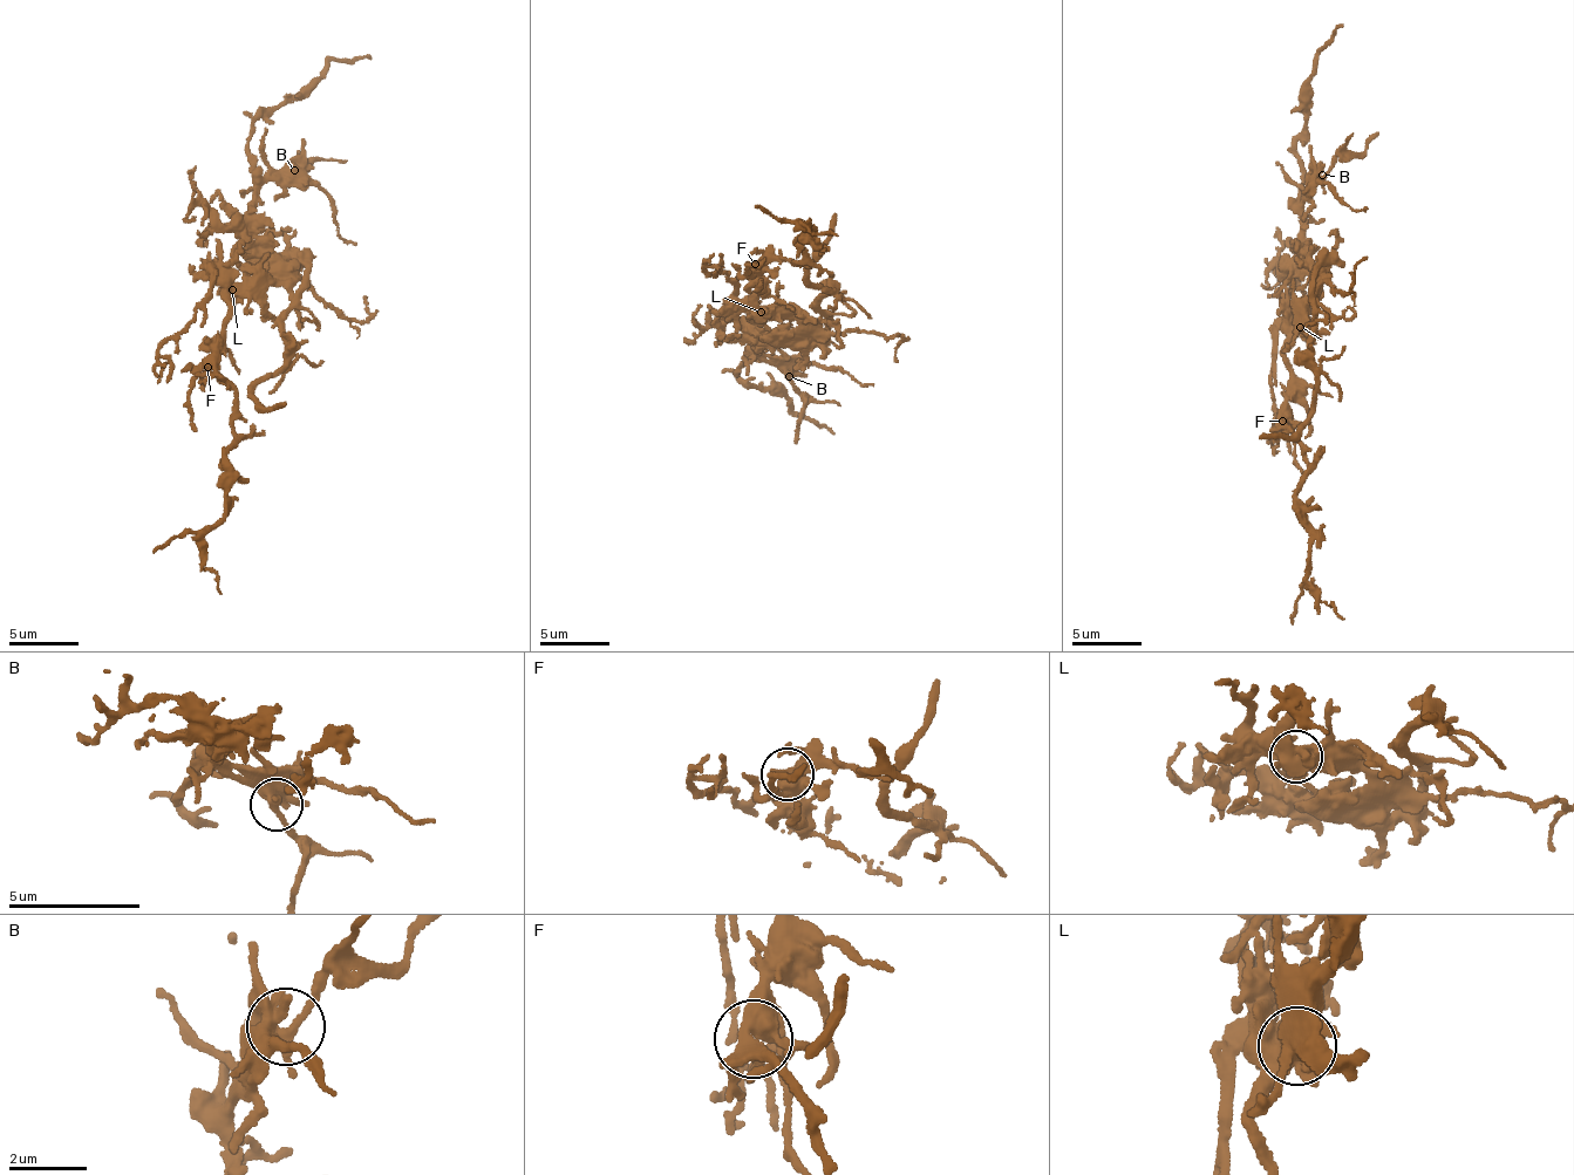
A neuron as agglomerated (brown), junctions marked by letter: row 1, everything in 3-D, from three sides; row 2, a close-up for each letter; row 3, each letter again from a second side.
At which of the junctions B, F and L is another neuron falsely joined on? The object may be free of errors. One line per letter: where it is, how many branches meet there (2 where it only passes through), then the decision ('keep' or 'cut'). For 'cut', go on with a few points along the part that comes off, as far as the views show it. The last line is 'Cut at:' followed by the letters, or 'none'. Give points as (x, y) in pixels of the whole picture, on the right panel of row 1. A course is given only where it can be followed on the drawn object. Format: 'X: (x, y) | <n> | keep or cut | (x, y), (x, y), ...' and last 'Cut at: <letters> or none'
B: (1322, 175) | 5 | keep
F: (1282, 421) | 4 | keep
L: (1300, 327) | 4 | cut | (1299, 328), (1285, 354), (1289, 373), (1285, 423), (1307, 462), (1307, 478), (1297, 494), (1309, 589), (1343, 617)
Cut at: L

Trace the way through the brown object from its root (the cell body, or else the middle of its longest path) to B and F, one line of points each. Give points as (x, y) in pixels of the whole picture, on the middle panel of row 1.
B: (753, 300), (745, 319), (754, 325), (748, 332), (754, 335), (753, 346), (767, 356), (782, 361), (789, 376)
F: (753, 300), (765, 278), (755, 264)

